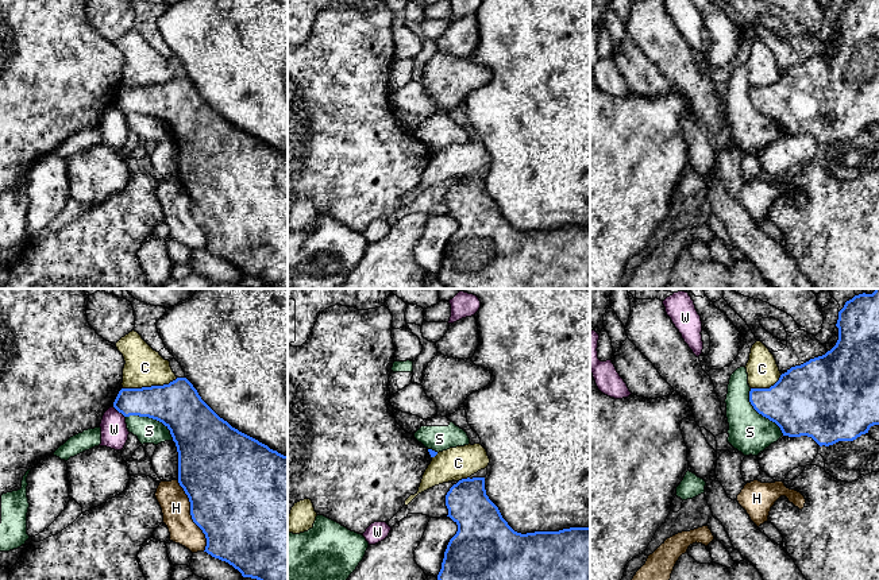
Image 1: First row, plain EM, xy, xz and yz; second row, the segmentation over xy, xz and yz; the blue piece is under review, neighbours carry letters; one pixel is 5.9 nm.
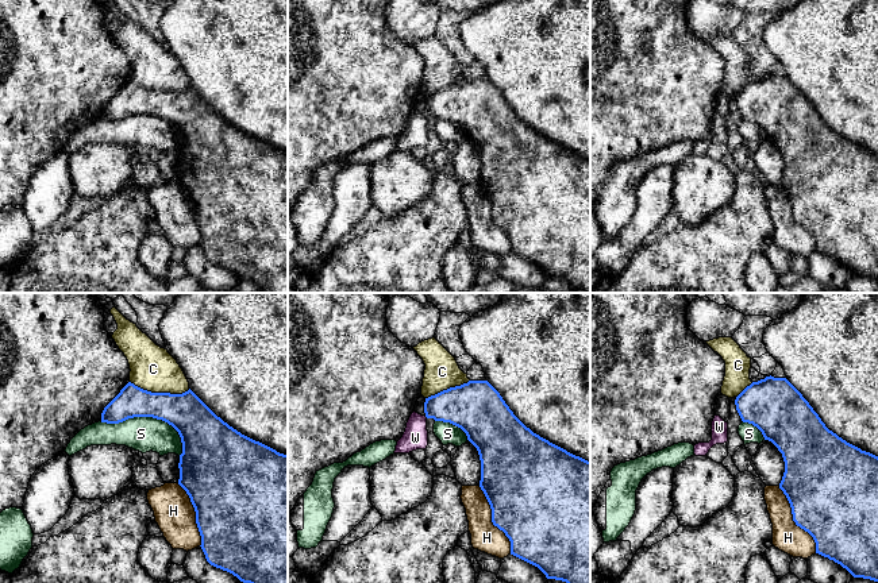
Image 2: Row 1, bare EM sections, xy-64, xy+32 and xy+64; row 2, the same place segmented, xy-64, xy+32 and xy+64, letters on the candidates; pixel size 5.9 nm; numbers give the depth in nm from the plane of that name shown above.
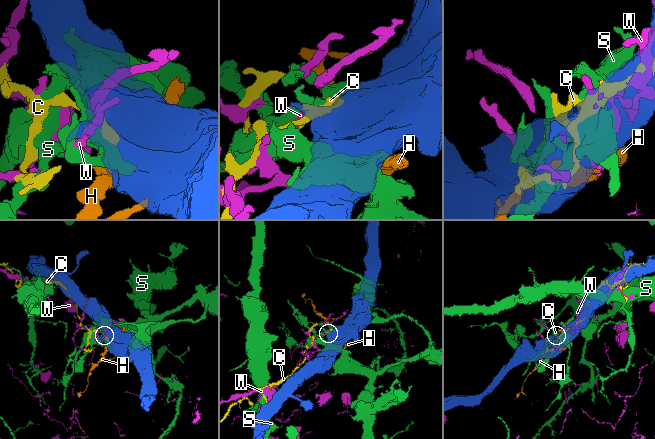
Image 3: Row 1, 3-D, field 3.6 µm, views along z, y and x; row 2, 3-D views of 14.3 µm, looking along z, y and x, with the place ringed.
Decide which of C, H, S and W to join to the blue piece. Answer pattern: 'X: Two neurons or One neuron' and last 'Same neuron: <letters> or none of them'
C: Two neurons
H: Two neurons
S: Two neurons
W: Two neurons
Same neuron: none of them

